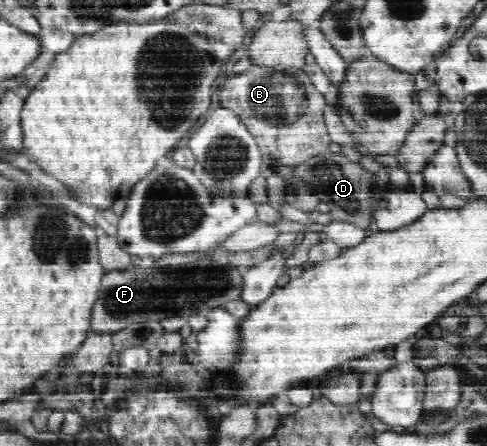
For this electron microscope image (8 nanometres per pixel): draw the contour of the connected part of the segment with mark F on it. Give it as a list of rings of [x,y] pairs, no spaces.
[[[207,259],[204,262],[171,267],[149,264],[105,272],[92,310],[91,330],[111,333],[147,319],[159,321],[169,316],[190,317],[201,313],[205,308],[223,307],[225,302],[239,299],[241,271],[242,268],[229,263],[218,264]]]

